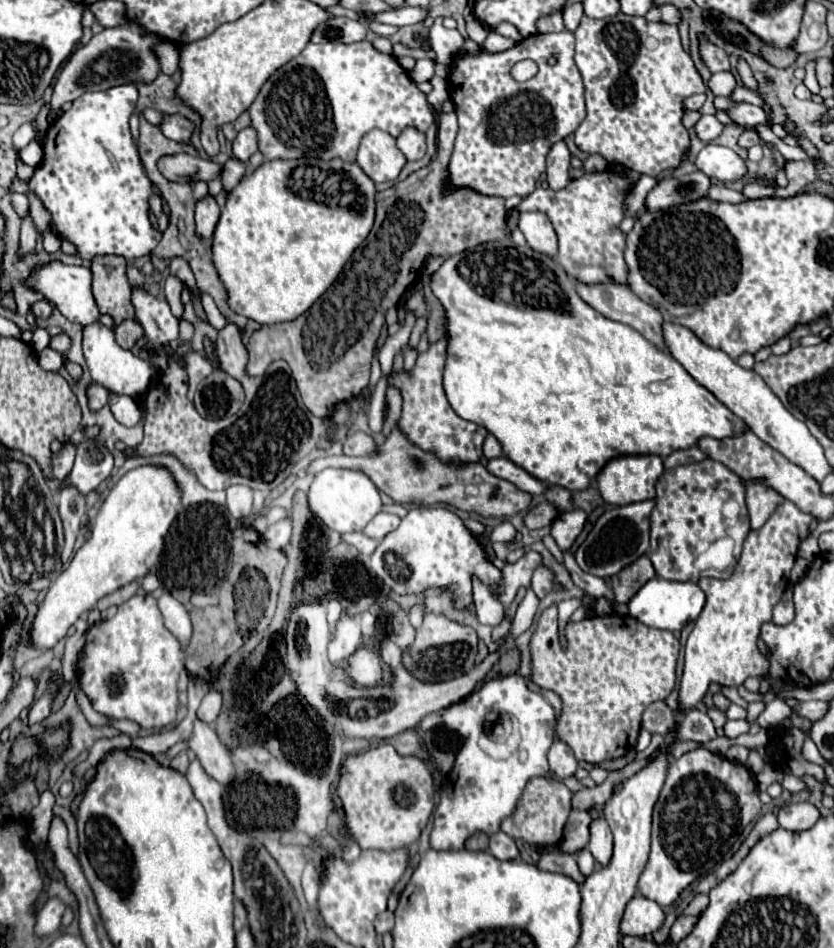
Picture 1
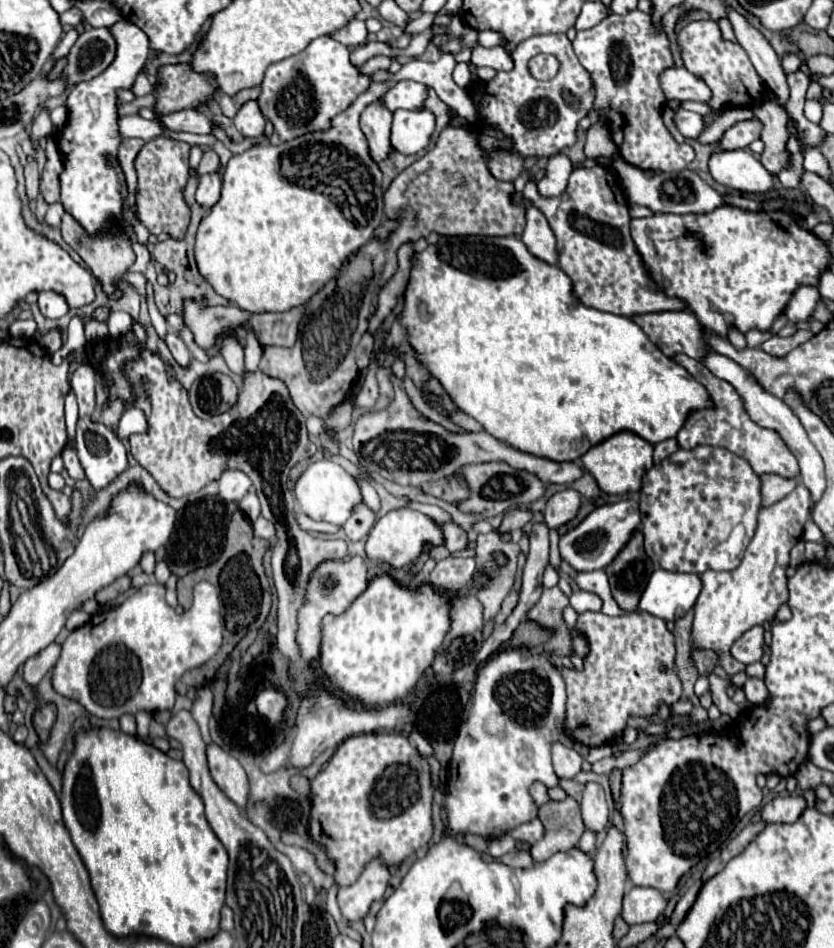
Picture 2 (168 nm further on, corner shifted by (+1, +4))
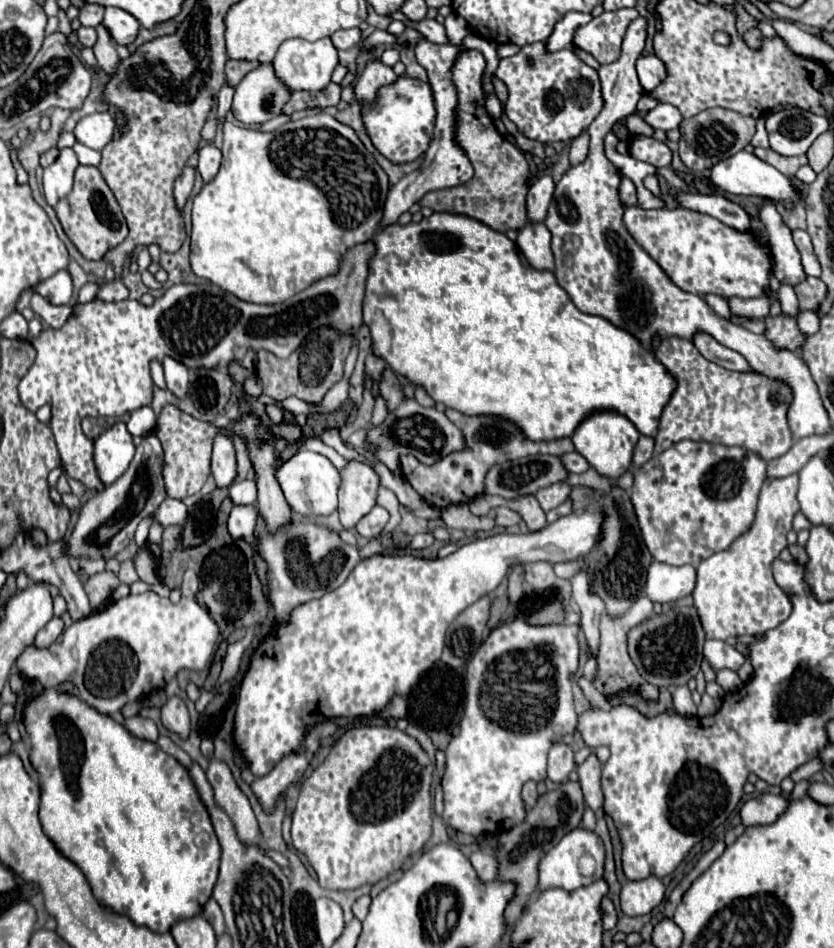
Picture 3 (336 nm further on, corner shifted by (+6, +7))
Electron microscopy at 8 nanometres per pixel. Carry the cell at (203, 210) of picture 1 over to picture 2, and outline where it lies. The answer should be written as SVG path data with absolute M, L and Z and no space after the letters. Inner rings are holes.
M220 171L202 175L200 177L200 183L198 183L198 191L196 191L196 201L202 207L210 209L212 203L216 203L216 199L220 199L220 185L222 185Z

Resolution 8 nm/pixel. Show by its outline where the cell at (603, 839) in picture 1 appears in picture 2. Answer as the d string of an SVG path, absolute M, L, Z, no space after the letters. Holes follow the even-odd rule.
M586 783L580 805L582 805L584 825L600 833L608 825L608 815L610 815L604 787L600 783Z

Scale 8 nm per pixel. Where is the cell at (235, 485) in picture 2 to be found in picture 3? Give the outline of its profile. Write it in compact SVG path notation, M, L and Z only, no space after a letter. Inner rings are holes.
M217 436L213 444L213 458L211 458L211 474L215 478L217 488L229 488L237 478L237 458L231 438Z

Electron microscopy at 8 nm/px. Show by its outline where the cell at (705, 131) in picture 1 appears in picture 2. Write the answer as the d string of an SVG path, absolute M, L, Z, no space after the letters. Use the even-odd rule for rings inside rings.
M676 109L674 111L674 125L676 125L676 129L686 139L696 139L704 131L702 115L692 113L692 111L686 111L686 109Z

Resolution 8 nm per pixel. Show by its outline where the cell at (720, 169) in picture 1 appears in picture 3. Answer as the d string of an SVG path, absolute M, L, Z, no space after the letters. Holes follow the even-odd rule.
M741 150L721 162L717 162L711 168L711 182L731 194L745 194L745 196L763 196L763 198L771 198L773 202L785 202L785 204L793 204L801 200L801 194L795 192L795 188L791 186L789 178L785 174L781 174L779 170L775 170L771 164L759 160L753 152L749 150Z

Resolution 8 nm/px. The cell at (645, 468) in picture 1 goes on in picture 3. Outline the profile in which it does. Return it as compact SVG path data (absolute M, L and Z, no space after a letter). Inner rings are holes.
M617 412L591 414L585 422L581 422L581 426L571 436L575 450L591 464L591 468L595 468L601 476L613 478L613 480L617 480L631 468L631 456L637 440L639 440L639 432L633 426L633 422Z

